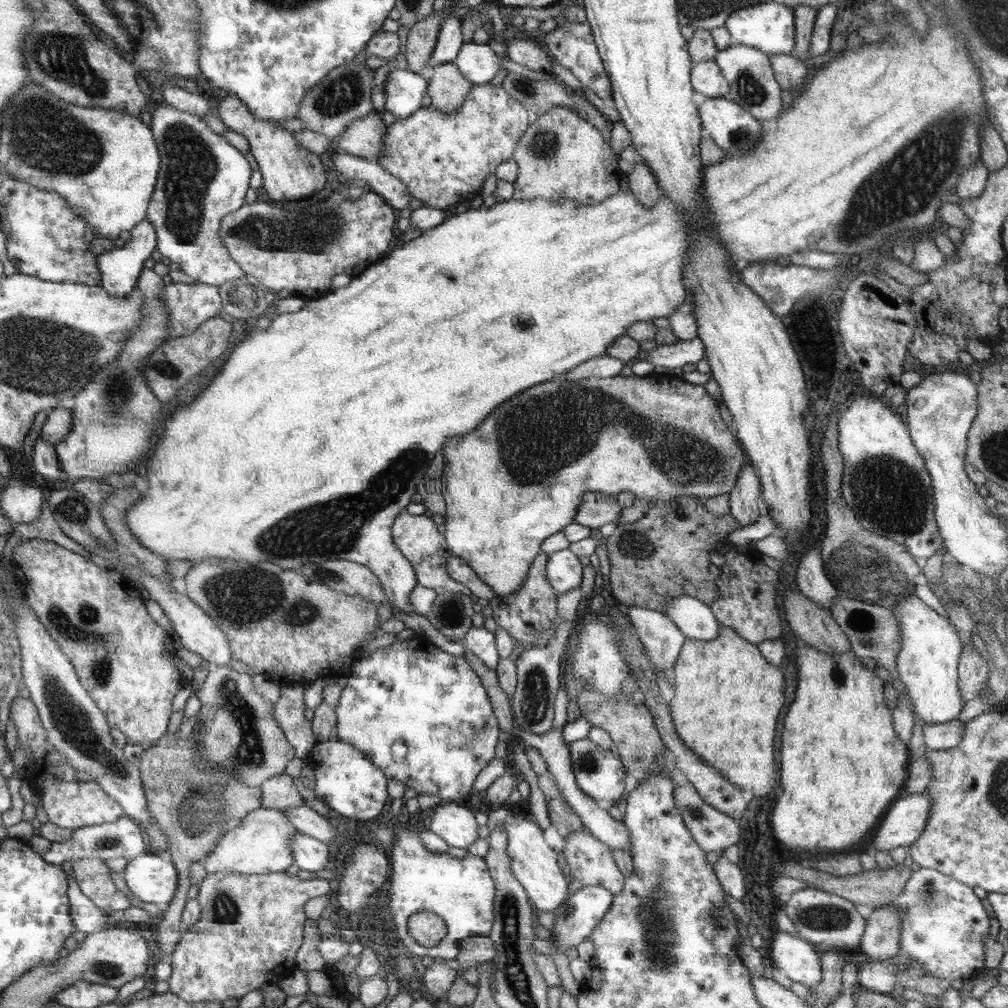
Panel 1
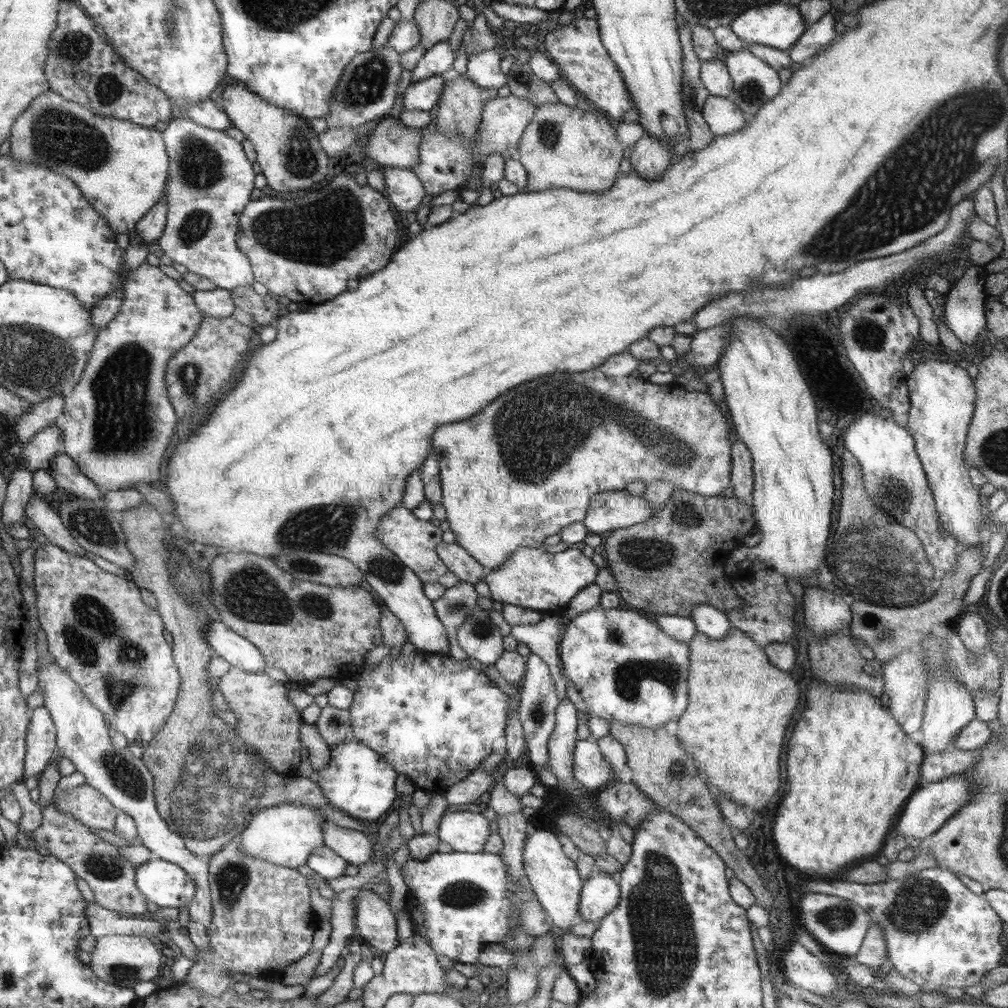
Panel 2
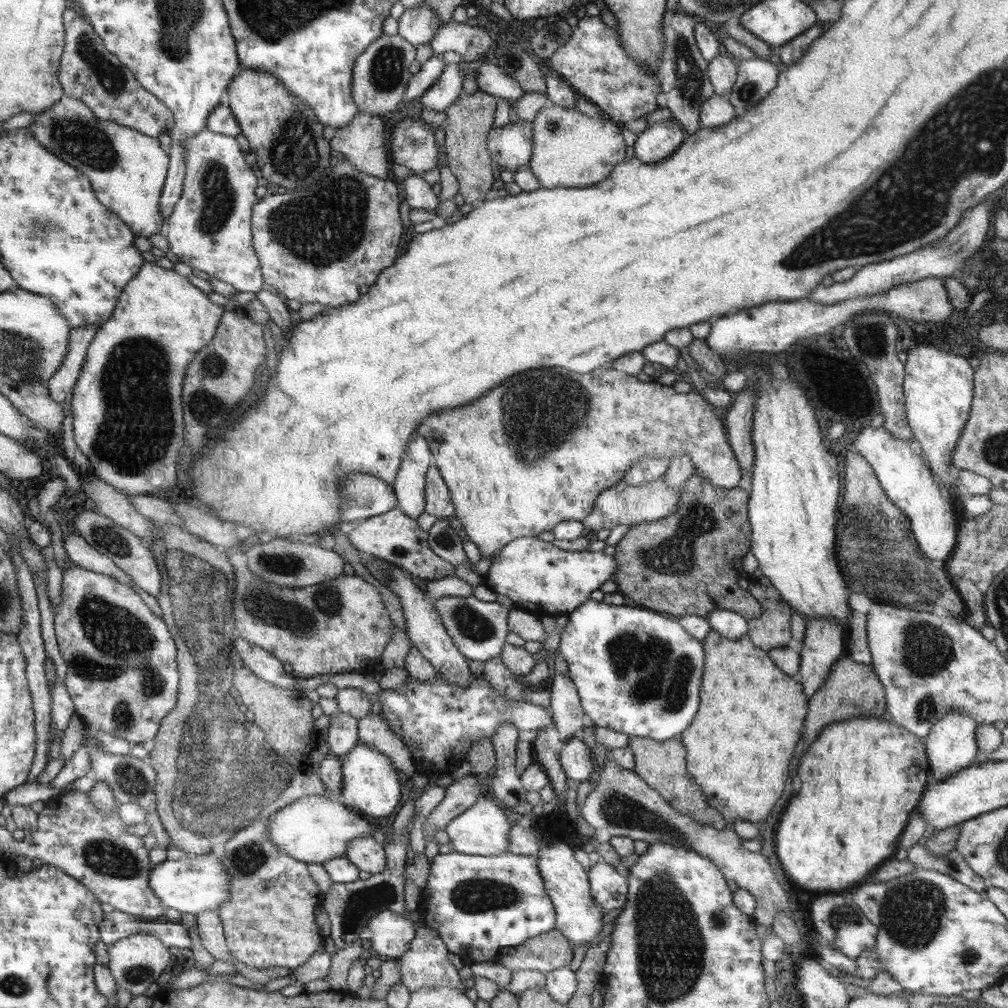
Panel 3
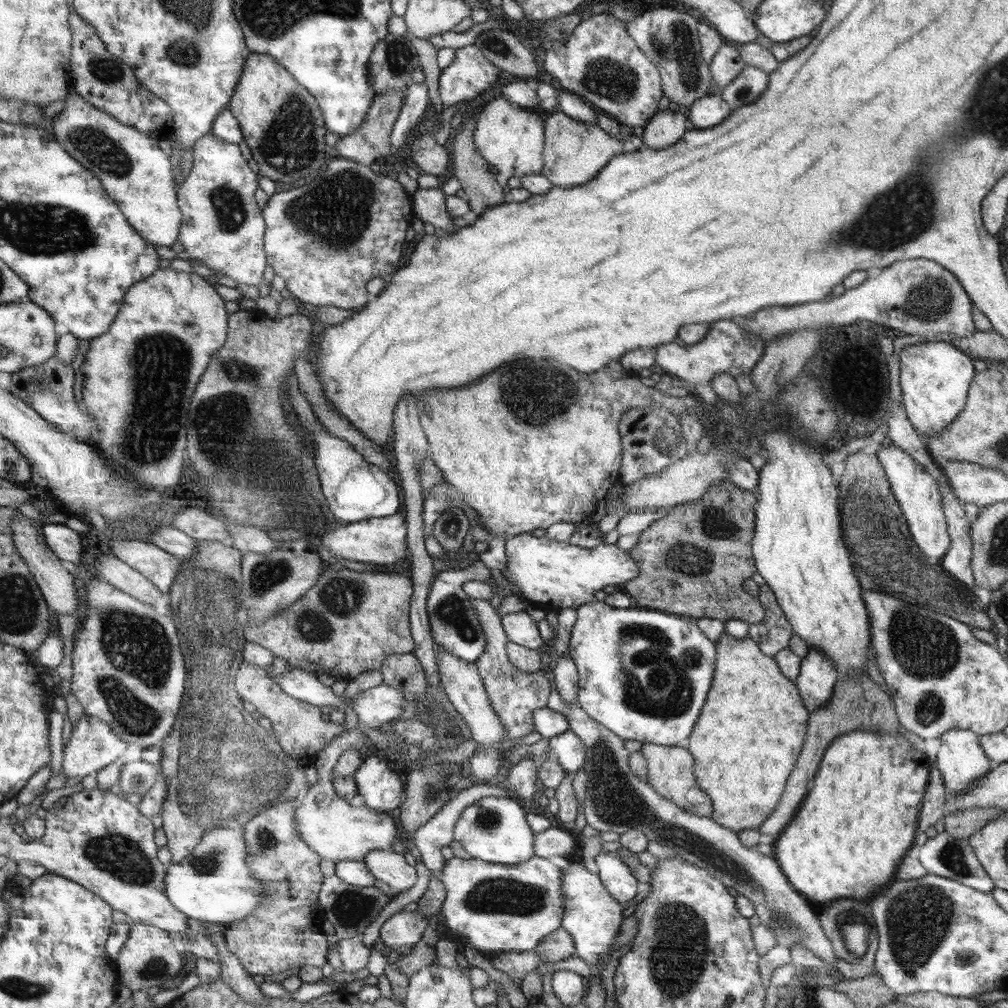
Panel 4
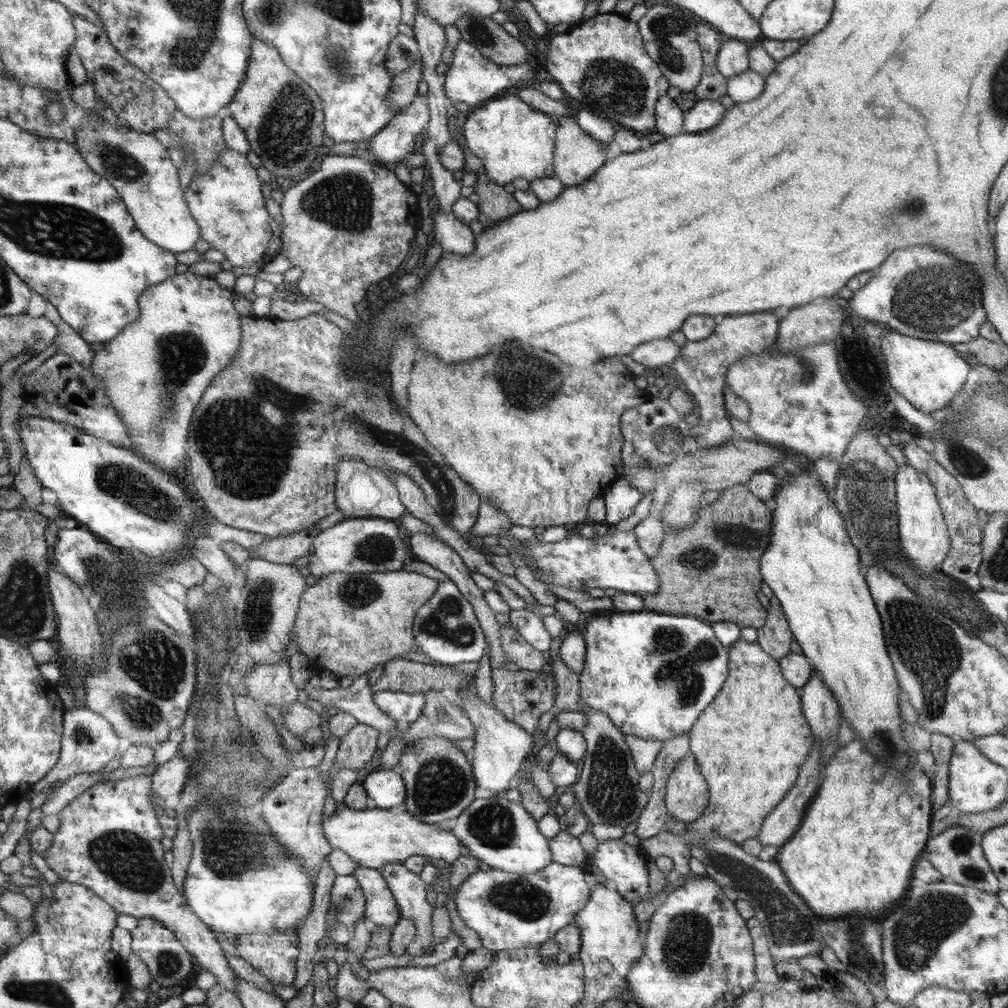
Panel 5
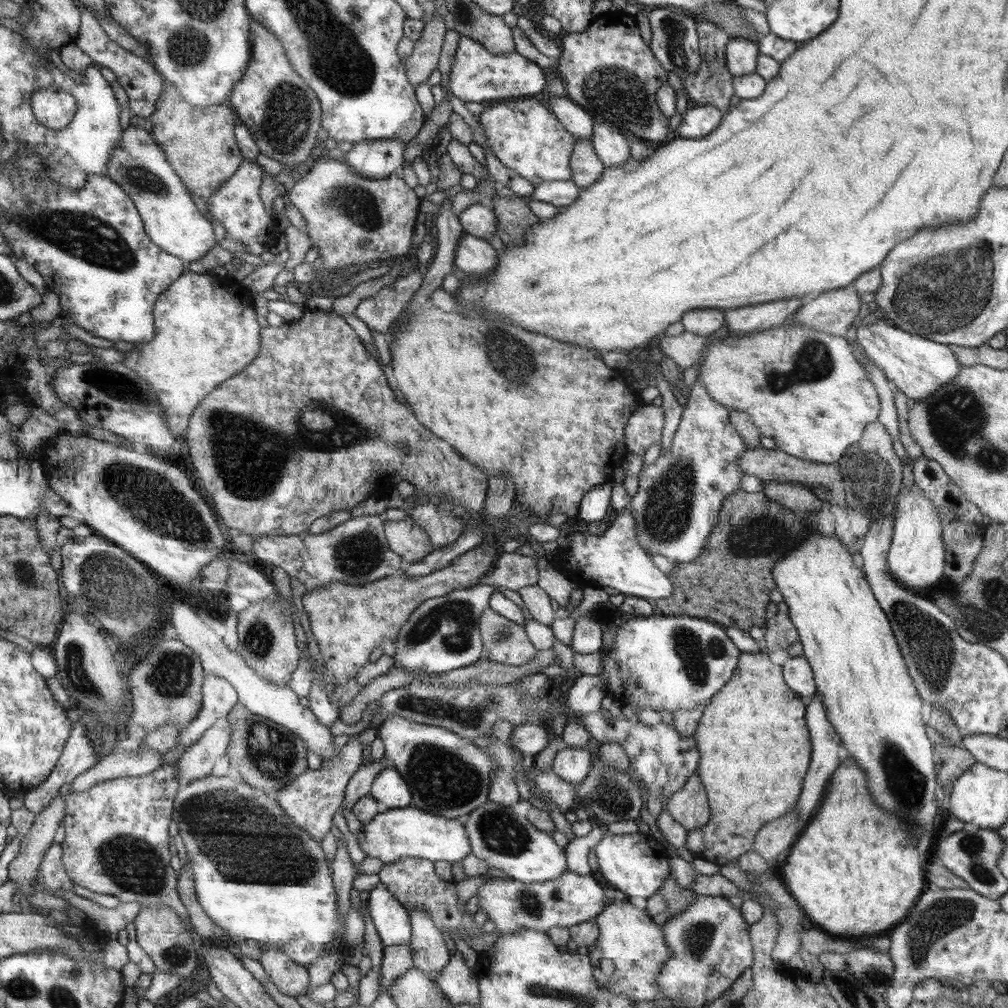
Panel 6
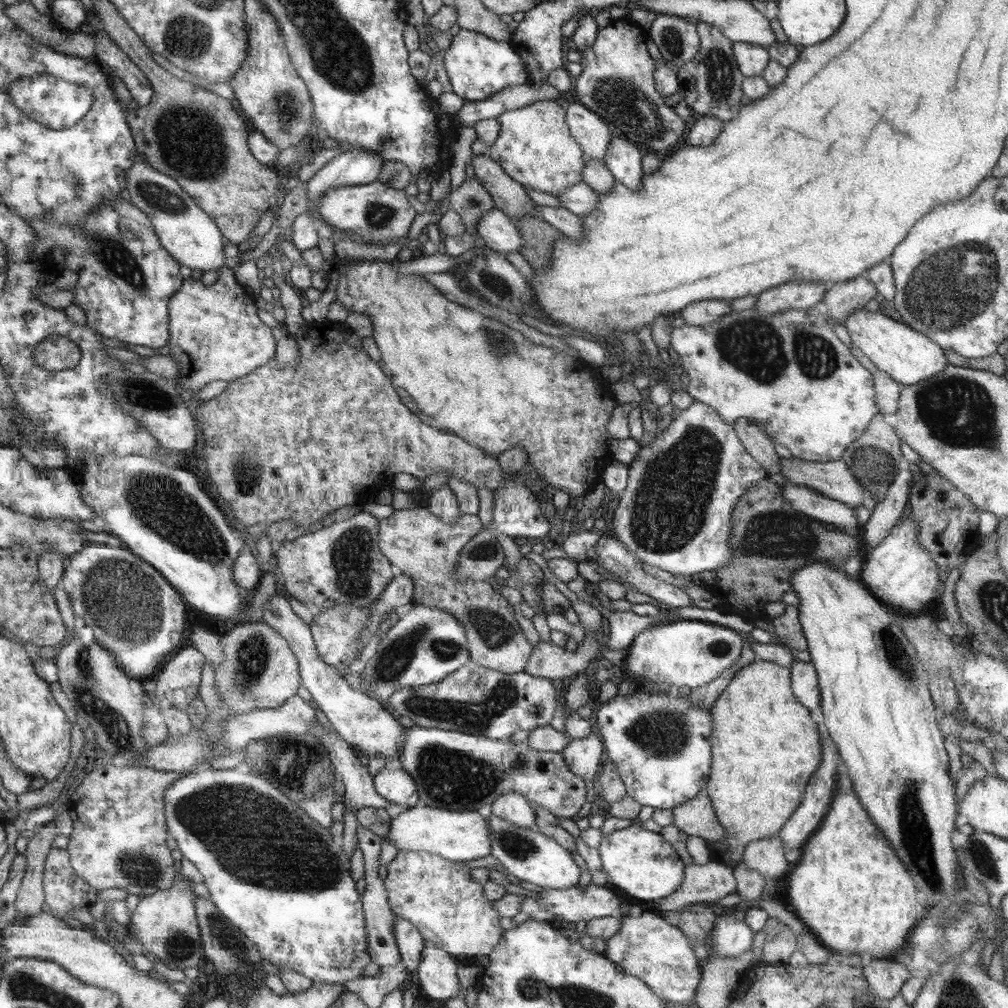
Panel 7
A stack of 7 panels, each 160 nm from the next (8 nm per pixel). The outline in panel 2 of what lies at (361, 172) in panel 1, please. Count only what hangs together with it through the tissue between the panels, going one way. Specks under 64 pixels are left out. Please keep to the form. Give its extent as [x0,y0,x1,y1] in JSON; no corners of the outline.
[376,166,427,212]

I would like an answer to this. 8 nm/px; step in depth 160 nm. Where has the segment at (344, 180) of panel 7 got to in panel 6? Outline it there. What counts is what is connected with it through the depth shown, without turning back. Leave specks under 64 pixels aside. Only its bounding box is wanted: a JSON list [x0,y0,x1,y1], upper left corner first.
[344,139,407,178]

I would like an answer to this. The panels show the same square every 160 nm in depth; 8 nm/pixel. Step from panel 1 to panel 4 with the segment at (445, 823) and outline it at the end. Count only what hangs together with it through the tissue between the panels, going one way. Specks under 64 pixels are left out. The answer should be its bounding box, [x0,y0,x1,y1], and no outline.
[454,797,535,864]

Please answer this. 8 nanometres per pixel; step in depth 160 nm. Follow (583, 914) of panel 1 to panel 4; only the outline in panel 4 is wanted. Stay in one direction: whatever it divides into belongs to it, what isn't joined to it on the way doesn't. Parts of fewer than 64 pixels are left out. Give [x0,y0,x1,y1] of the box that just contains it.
[595,851,638,904]

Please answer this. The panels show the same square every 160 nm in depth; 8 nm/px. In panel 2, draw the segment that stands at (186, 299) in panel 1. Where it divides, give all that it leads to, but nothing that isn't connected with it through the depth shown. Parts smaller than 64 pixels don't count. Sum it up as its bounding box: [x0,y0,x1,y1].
[193,288,236,318]

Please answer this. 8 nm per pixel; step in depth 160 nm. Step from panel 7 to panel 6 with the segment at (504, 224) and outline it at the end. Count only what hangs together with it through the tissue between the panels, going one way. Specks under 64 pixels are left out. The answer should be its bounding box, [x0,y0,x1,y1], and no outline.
[457,204,497,240]

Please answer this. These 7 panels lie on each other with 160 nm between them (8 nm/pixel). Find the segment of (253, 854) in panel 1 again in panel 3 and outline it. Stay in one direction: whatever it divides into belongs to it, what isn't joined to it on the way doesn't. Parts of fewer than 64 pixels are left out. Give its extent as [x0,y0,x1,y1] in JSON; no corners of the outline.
[268,790,372,864]

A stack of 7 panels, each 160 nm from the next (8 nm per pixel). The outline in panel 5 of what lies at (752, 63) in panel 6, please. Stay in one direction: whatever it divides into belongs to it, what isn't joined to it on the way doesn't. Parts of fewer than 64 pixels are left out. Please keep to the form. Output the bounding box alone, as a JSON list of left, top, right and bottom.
[717,39,750,79]

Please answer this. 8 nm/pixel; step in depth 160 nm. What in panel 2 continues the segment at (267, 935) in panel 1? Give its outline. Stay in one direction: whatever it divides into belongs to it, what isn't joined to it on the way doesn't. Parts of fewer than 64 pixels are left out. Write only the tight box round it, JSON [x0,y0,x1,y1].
[179,838,312,996]

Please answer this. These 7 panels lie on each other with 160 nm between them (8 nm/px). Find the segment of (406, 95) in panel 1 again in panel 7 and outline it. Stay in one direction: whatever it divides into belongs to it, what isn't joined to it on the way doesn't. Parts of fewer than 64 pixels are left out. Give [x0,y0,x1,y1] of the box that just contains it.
[443,29,530,101]

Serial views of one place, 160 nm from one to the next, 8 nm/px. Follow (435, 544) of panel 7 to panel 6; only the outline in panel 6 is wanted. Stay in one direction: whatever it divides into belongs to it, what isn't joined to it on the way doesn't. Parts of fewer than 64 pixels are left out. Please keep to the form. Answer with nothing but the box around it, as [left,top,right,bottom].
[385,515,538,667]

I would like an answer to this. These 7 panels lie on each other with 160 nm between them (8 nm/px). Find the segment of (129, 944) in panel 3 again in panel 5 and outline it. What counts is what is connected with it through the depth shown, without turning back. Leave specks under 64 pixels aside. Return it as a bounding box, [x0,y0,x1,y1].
[130,918,193,987]

